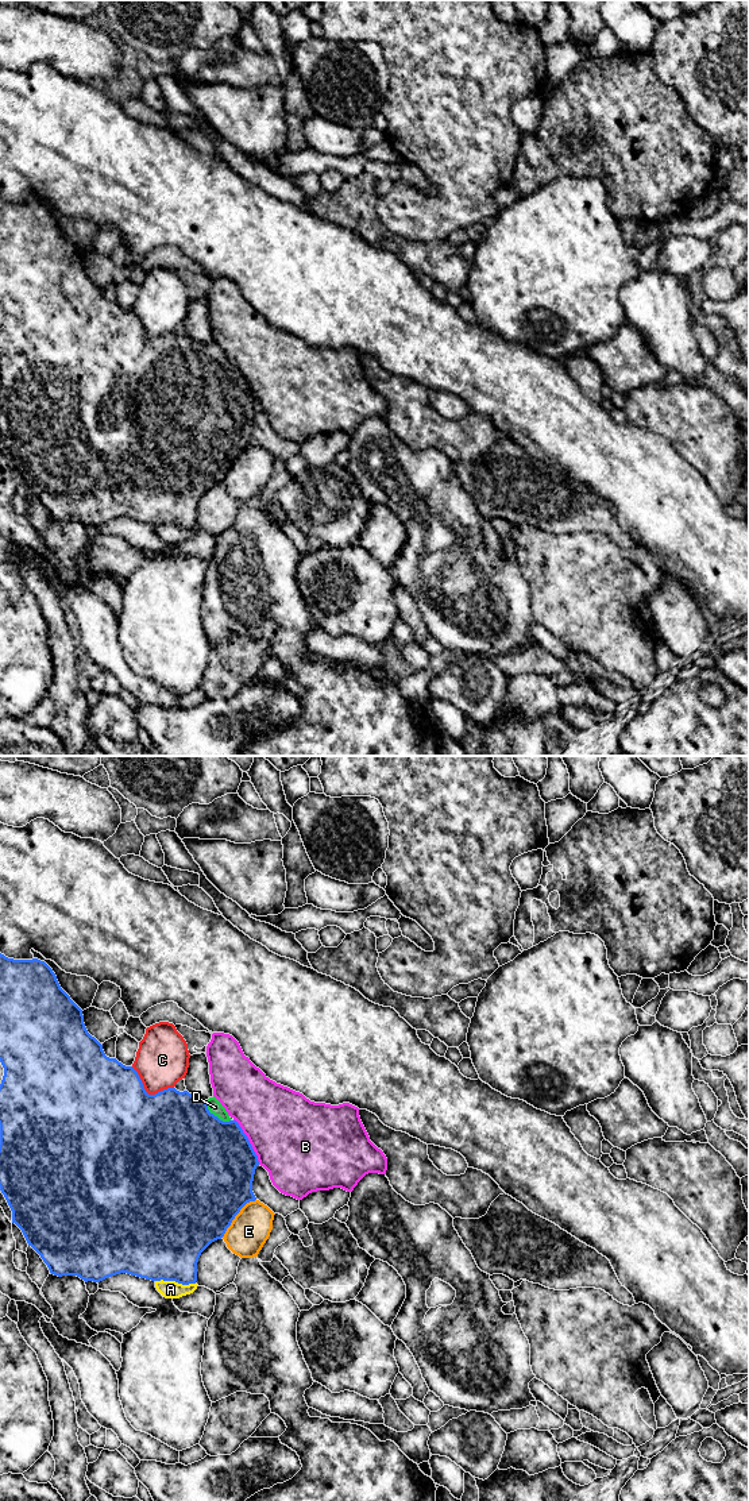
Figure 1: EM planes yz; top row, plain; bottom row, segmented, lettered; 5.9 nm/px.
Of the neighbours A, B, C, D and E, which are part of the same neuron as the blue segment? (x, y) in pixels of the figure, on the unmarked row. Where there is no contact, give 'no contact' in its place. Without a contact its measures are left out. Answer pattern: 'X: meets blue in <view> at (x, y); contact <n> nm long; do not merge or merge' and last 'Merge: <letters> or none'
A: meets blue in yz at (176, 525); contact 240 nm long; do not merge
B: meets blue in yz at (248, 386); contact 320 nm long; do not merge
C: meets blue in yz at (146, 336); contact 280 nm long; do not merge
D: meets blue in yz at (213, 359); contact 200 nm long; merge
E: meets blue in yz at (235, 459); contact 300 nm long; do not merge
Merge: D

